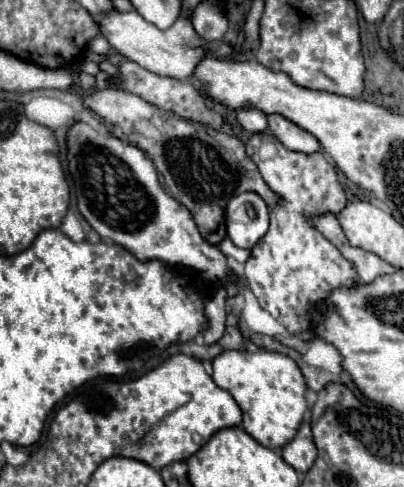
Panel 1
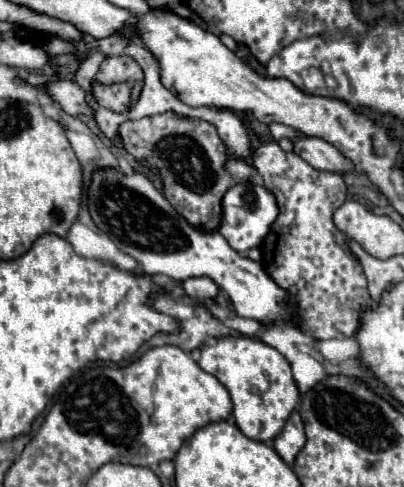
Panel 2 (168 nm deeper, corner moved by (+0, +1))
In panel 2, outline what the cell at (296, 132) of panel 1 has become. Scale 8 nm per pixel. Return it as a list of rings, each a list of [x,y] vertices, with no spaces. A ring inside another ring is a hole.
[[[300,136],[294,140],[294,152],[306,160],[316,170],[332,170],[332,172],[348,172],[352,164],[344,158],[332,144],[314,136]]]

